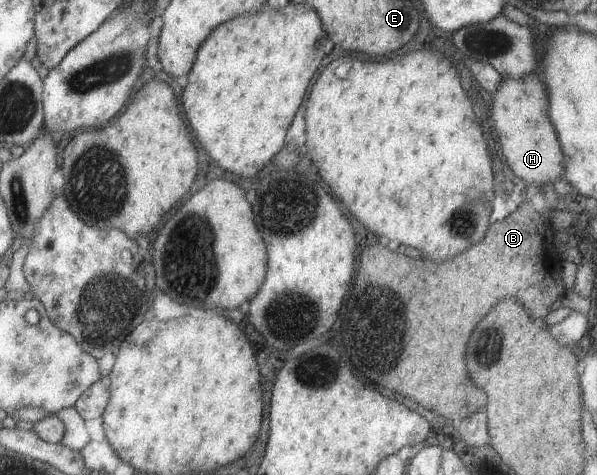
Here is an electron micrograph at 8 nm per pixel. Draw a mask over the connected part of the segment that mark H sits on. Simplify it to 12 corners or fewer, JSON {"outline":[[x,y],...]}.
{"outline":[[501,77],[493,123],[526,191],[563,173],[547,91]]}

